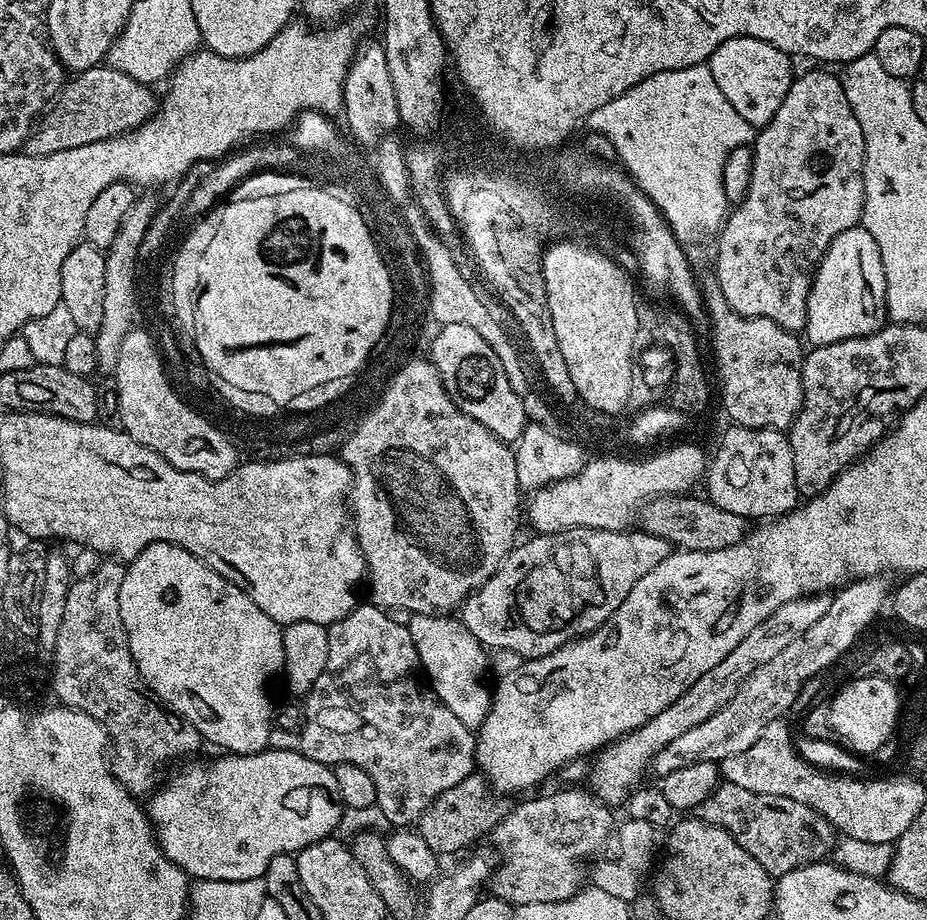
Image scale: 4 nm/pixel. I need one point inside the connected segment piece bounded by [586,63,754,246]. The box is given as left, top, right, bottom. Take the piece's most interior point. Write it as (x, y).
(673, 132)

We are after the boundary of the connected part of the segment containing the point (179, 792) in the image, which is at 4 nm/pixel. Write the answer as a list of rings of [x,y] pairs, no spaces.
[[[267,747],[262,752],[251,752],[250,754],[242,754],[241,756],[235,754],[216,754],[220,756],[216,756],[213,760],[196,760],[200,758],[192,758],[187,762],[181,763],[176,773],[173,774],[172,777],[169,778],[168,781],[165,782],[164,785],[161,786],[160,789],[157,790],[156,793],[153,791],[151,793],[152,801],[149,804],[146,804],[146,811],[148,814],[149,820],[152,821],[152,827],[156,834],[156,841],[160,843],[161,850],[166,854],[166,858],[170,858],[170,862],[174,862],[178,865],[179,868],[183,872],[185,872],[189,878],[193,881],[197,880],[225,880],[226,882],[238,882],[239,880],[258,880],[263,877],[264,871],[266,870],[266,866],[268,865],[268,860],[270,858],[274,858],[278,854],[282,854],[283,852],[291,852],[293,854],[301,852],[306,846],[310,846],[314,842],[318,842],[319,840],[327,840],[329,837],[333,835],[339,829],[340,820],[344,817],[344,805],[340,803],[340,795],[338,794],[338,782],[334,782],[334,774],[332,773],[331,767],[329,765],[323,764],[322,762],[314,762],[314,758],[310,758],[309,756],[304,755],[301,751],[296,751],[294,749],[276,749],[272,747]]]

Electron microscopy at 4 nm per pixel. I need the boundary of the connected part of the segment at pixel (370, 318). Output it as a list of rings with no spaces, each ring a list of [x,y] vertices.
[[[307,186],[290,194],[281,194],[276,199],[230,202],[224,206],[224,224],[220,224],[220,232],[216,232],[216,240],[212,240],[212,248],[208,248],[204,264],[200,264],[200,304],[196,304],[194,336],[199,338],[201,351],[208,357],[211,370],[218,374],[222,384],[240,384],[240,388],[252,388],[252,392],[268,392],[268,396],[276,396],[276,400],[288,400],[288,396],[296,396],[300,388],[320,384],[320,380],[332,380],[332,376],[344,376],[344,372],[351,373],[363,360],[369,345],[379,336],[387,316],[387,300],[391,297],[390,274],[384,262],[378,262],[376,266],[377,254],[374,238],[370,230],[366,230],[360,211],[349,201],[334,198],[324,186]]]

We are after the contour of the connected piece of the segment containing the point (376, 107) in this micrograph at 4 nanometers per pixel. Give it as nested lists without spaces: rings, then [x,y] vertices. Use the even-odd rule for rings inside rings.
[[[380,42],[366,44],[357,51],[344,79],[342,117],[344,116],[345,122],[348,123],[347,131],[357,145],[375,146],[380,137],[395,133],[401,127],[401,123],[398,98],[394,98],[394,82],[390,82],[390,66],[386,66],[384,45]]]

